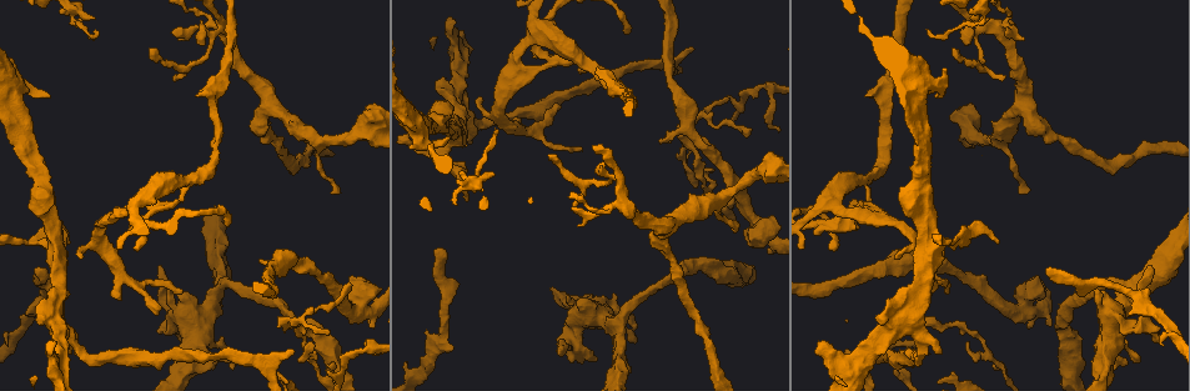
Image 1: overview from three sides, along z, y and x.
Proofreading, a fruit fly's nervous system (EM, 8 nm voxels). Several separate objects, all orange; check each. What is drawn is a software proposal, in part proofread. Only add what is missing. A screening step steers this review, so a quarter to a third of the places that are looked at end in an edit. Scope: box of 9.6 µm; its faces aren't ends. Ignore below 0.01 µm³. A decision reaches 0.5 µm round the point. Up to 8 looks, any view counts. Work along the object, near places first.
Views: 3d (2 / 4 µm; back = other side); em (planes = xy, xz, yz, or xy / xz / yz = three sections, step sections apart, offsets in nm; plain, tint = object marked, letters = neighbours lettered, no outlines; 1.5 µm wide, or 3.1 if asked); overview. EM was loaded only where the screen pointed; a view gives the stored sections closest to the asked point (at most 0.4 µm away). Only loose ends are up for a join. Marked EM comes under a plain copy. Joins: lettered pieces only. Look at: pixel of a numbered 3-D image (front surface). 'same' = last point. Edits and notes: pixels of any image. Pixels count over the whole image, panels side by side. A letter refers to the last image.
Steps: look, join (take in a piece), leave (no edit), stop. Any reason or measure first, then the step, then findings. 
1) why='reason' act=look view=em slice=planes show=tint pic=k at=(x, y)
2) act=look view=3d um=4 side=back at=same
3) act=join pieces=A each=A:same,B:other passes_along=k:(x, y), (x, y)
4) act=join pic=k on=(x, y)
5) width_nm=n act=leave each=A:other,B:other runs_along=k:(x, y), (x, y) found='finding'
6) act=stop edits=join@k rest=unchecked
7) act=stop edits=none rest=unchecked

why='branch stops here' act=look view=em slice=xy step=4 show=letters pic=1 at=(927, 32)

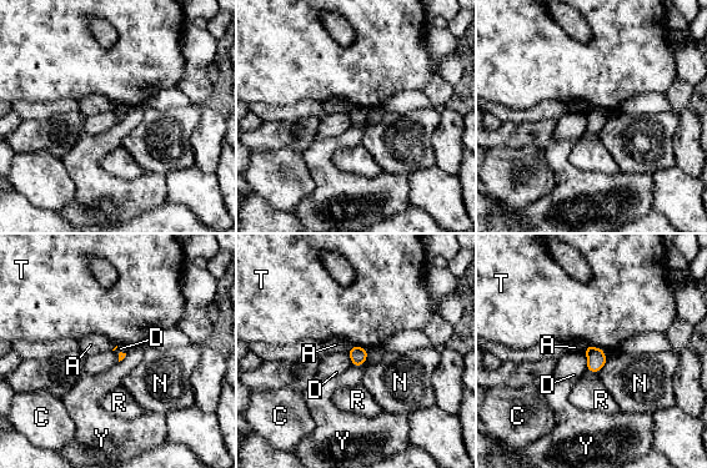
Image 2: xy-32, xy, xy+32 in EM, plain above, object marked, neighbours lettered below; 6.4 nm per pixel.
why='another direction' act=look view=em slice=planes show=letters at=same

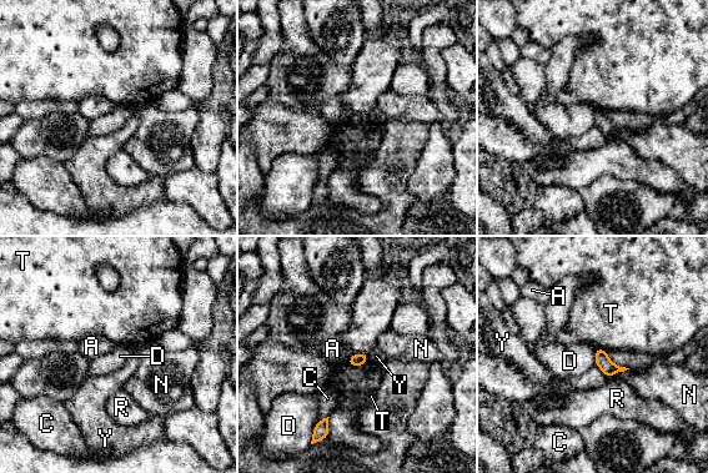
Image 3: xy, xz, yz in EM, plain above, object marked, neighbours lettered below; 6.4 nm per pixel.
width_nm=80 longest_contact=N:160nm act=join pieces=A each=A:same,C:other,D:other,N:other,R:other,T:other,Y:other found='it goes on there'

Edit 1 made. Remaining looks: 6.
act=look view=em um=3.1 slice=planes show=letters pic=1 at=(54, 344)

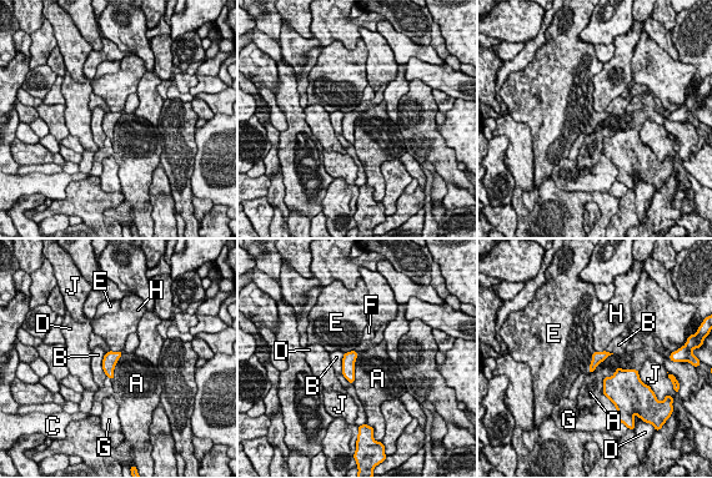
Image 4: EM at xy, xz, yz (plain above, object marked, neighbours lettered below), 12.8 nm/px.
width_nm=160 act=leave each=A:other,B:other,C:other,D:other,E:other,F:other,G:other,H:other,J:other border=4:(631, 368), (617, 368), (602, 388) found='none of them fits'

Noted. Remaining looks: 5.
act=look view=em slice=planes show=letters pic=1 at=(1152, 267)

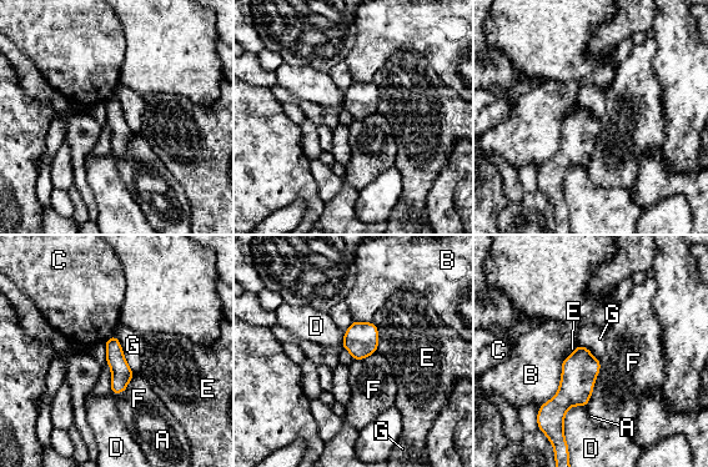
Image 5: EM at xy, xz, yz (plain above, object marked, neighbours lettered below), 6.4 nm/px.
act=leave each=A:other,B:other,C:other,D:other,E:other,F:other,G:other border=5:(114, 335), (132, 372) found='none of them fits'

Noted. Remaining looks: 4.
act=stop edits=join@3 rest=unchecked

